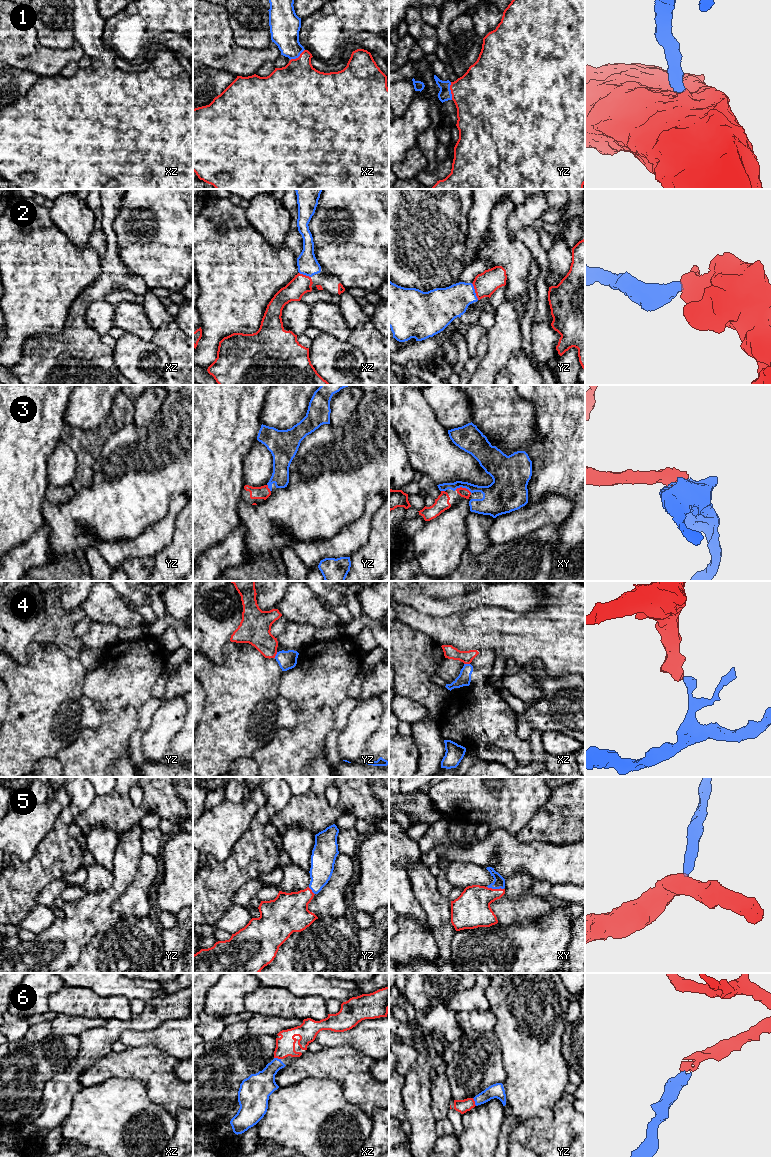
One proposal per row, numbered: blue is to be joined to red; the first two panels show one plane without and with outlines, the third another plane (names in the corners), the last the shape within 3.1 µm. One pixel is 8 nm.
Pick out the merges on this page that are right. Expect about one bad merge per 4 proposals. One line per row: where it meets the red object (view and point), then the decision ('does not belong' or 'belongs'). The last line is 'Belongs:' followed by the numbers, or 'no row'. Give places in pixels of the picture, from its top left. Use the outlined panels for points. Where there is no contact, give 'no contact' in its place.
1: yz (451, 91) | belongs
2: yz (475, 291) | belongs
3: xy (463, 488) | belongs
4: yz (275, 655) | does not belong
5: xy (495, 889) | belongs
6: yz (474, 1102) | belongs
Belongs: 1, 2, 3, 5, 6

